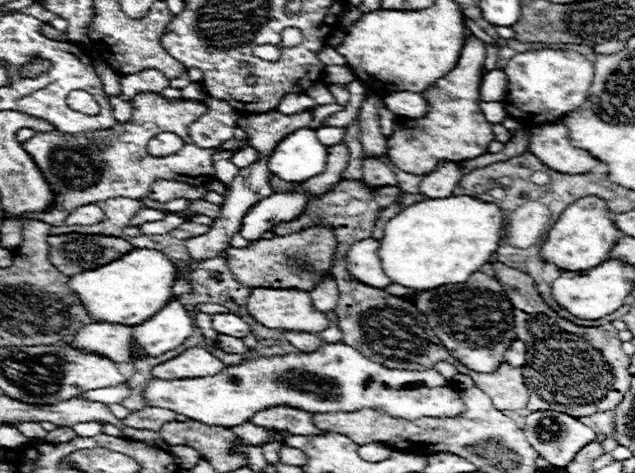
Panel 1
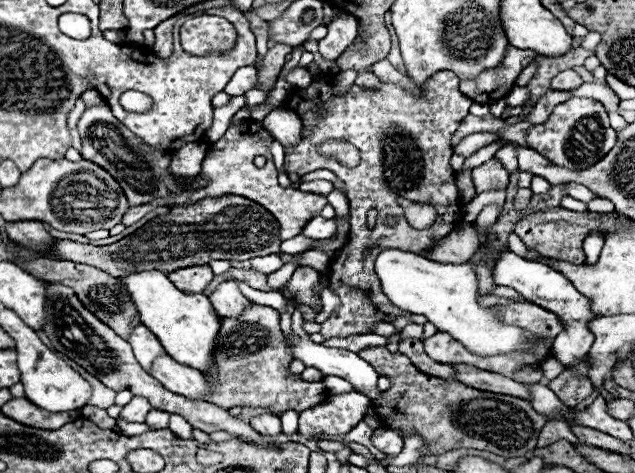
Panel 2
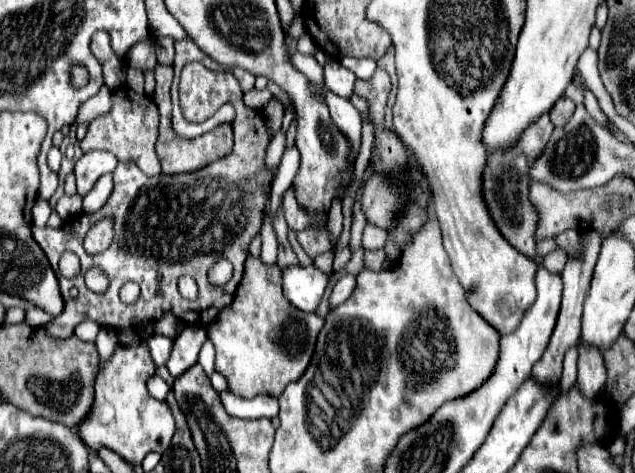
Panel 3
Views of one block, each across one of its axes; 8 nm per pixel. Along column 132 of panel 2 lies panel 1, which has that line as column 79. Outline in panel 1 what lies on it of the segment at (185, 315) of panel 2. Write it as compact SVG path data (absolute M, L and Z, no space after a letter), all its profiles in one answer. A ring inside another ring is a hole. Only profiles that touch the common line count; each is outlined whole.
M136 248L106 266L74 274L68 286L78 296L94 322L136 326L154 316L172 298L172 280L176 280L176 266L170 258L160 256L164 254L156 250Z

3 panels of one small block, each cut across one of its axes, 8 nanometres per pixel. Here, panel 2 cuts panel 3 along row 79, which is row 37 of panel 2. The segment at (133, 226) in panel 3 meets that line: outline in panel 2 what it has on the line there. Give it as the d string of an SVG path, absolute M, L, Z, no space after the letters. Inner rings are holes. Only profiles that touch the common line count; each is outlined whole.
M202 14L184 22L180 28L182 48L190 54L226 52L236 40L236 30L228 20Z

